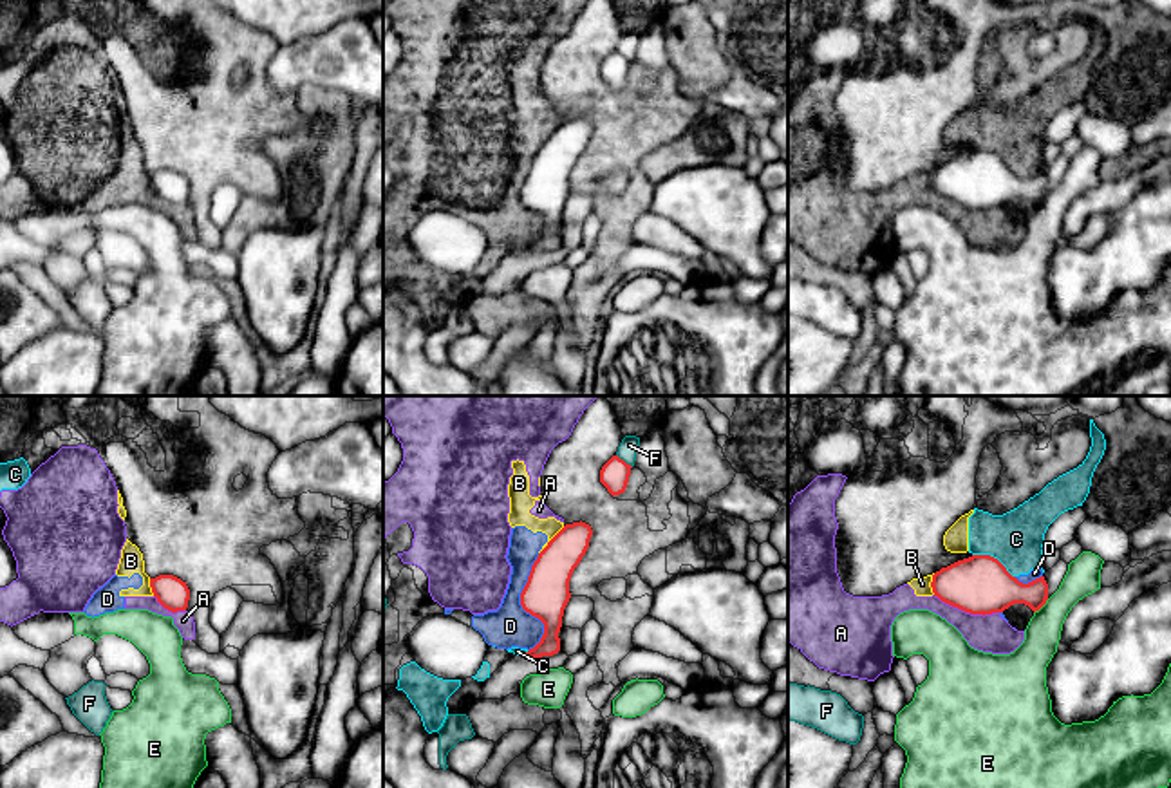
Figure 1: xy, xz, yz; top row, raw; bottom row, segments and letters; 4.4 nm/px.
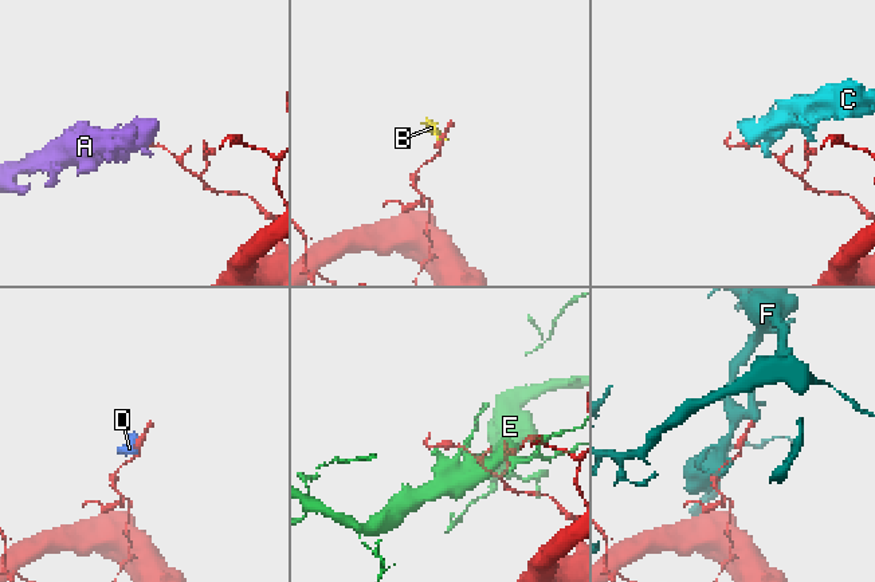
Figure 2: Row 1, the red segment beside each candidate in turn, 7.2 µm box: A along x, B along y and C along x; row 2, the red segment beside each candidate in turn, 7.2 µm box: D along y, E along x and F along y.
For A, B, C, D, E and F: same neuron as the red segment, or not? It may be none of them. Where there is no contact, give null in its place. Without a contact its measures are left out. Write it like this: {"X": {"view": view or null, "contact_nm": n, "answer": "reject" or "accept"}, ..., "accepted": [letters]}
{"A": {"view": "yz", "contact_nm": 300, "answer": "reject"}, "B": {"view": "xz", "contact_nm": 170, "answer": "reject"}, "C": {"view": "yz", "contact_nm": 220, "answer": "reject"}, "D": {"view": "xz", "contact_nm": 440, "answer": "reject"}, "E": {"view": "yz", "contact_nm": 100, "answer": "reject"}, "F": {"view": "xz", "contact_nm": 90, "answer": "reject"}, "accepted": []}

